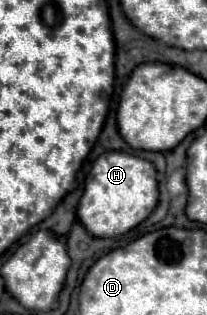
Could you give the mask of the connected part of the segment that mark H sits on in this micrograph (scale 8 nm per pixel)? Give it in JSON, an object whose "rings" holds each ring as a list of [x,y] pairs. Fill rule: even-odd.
{"rings":[[[107,151],[97,157],[77,207],[77,217],[93,237],[117,237],[143,223],[159,201],[157,171],[153,163],[123,153]]]}

